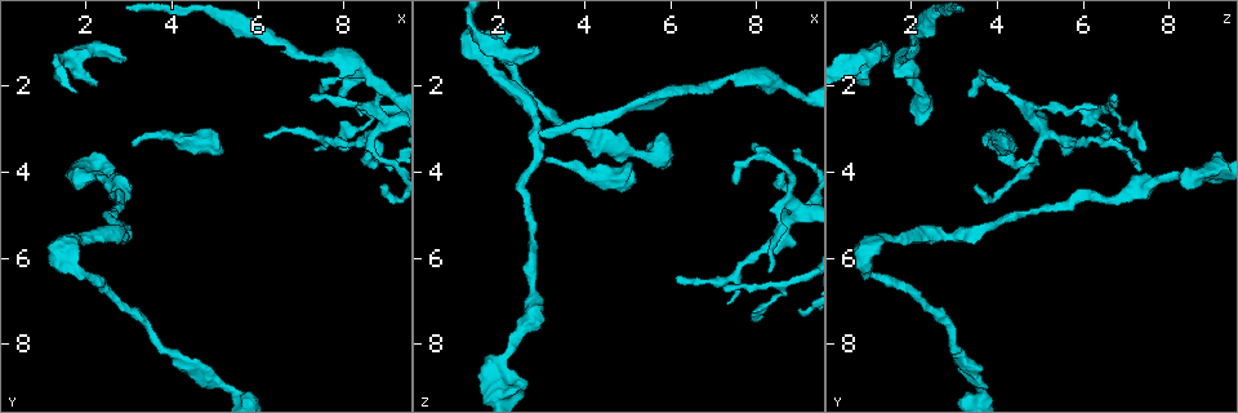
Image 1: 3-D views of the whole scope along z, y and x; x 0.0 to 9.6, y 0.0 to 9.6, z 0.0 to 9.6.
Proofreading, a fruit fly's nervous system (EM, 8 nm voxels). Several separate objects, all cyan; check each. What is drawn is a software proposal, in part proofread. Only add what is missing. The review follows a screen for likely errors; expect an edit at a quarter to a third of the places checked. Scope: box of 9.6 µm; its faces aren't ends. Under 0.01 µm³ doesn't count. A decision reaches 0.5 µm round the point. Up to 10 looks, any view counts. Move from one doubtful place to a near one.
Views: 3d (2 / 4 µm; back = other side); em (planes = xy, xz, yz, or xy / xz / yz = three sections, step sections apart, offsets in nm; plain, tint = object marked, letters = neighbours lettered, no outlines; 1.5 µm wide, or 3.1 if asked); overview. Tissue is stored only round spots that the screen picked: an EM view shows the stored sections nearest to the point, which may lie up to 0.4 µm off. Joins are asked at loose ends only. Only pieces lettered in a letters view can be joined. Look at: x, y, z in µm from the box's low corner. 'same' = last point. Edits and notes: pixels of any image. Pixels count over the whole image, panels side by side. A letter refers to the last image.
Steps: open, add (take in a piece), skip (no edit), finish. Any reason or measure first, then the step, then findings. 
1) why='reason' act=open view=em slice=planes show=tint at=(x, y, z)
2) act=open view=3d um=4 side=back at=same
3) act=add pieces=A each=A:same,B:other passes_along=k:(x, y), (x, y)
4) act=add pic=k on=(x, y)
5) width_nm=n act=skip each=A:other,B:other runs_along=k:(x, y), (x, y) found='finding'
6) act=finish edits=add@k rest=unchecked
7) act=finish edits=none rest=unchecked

why='end of a long branch' act=open view=3d um=2 at=(3.05, 3.30, 3.80)

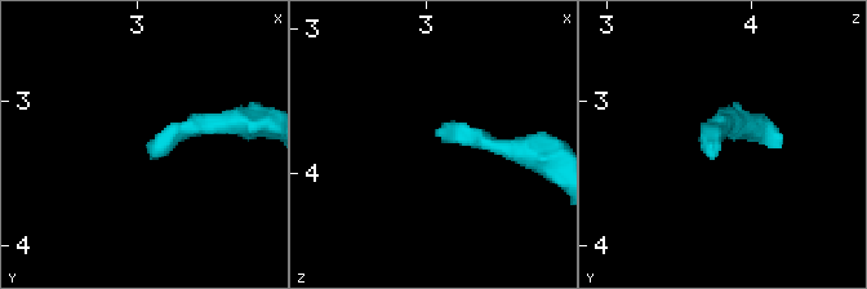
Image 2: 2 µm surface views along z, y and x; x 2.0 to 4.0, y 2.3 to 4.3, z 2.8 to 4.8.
why='shape alone is not enough' act=open view=em slice=xz step=8 show=letters at=(3.08, 3.34, 3.78)

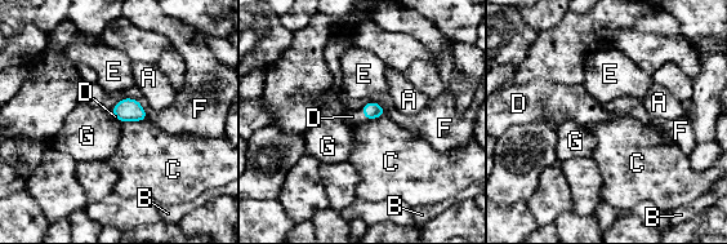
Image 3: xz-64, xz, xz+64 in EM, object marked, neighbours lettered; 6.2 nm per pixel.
act=open view=em slice=planes show=letters at=same

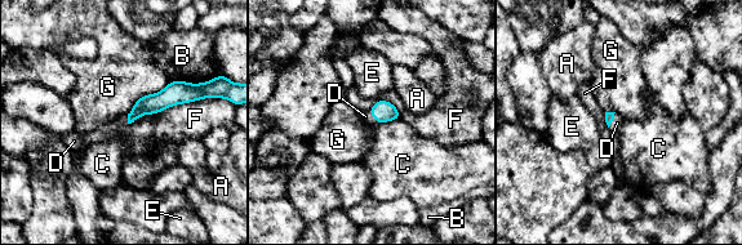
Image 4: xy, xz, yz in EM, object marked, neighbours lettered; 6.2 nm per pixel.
act=add pieces=D each=A:other,B:other,C:other,D:same,E:other,F:other,G:other passes_along=4:(383, 111), (374, 116), (365, 116) found='it goes on there'

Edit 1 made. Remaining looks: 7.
why='see it whole again' act=open view=overview

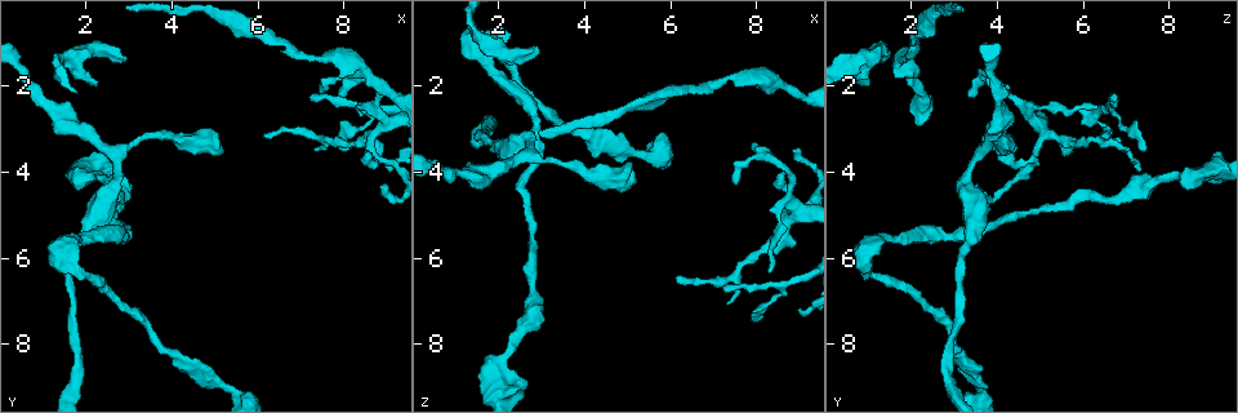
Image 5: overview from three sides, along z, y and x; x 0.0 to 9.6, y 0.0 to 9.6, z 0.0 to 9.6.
act=open view=3d um=4 at=(6.05, 3.20, 6.45)

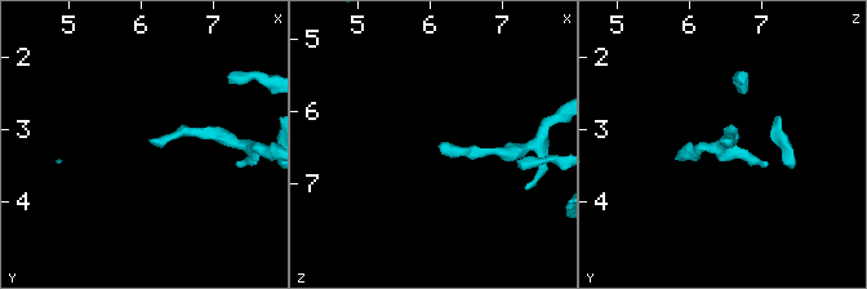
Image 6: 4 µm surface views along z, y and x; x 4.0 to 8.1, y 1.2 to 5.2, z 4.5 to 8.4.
act=open view=em slice=planes show=tint at=(6.10, 3.15, 6.50)

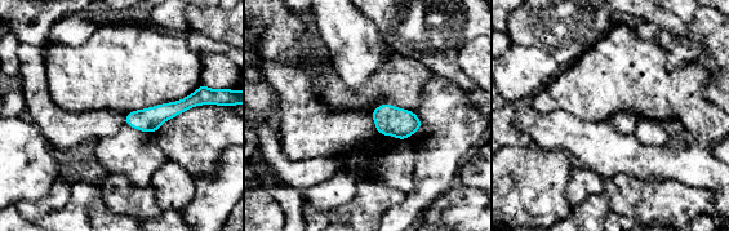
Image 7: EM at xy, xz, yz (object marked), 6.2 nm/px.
why='what lies round it' act=open view=em slice=planes show=letters at=same

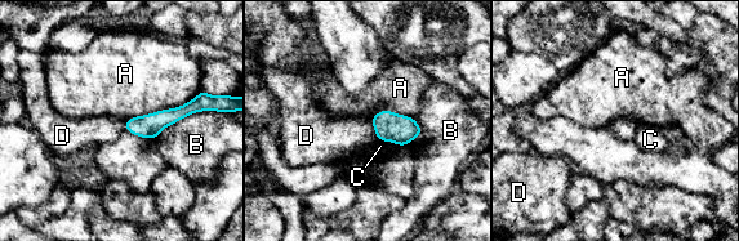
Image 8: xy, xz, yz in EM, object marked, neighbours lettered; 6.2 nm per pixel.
act=skip each=A:other,B:other,C:other,D:other found='none of them fits'

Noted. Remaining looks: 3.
why='branch stops here' act=open view=em slice=planes show=letters at=(8.30, 2.50, 6.30)

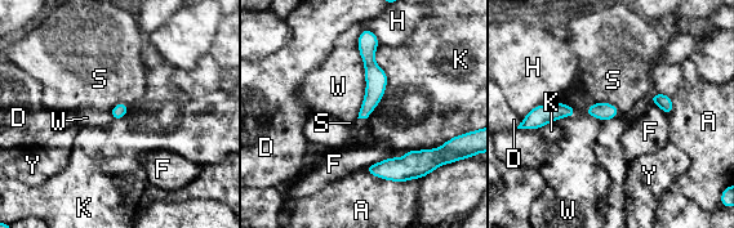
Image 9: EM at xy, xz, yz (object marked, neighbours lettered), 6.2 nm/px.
longest_contact=W:550nm act=skip each=A:other,D:other,F:other,H:other,K:other,S:other,W:other,Y:other runs_along=9:(370, 36), (373, 95), (361, 115) found='none of them fits'

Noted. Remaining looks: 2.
act=finish edits=add@4 rest=unchecked

